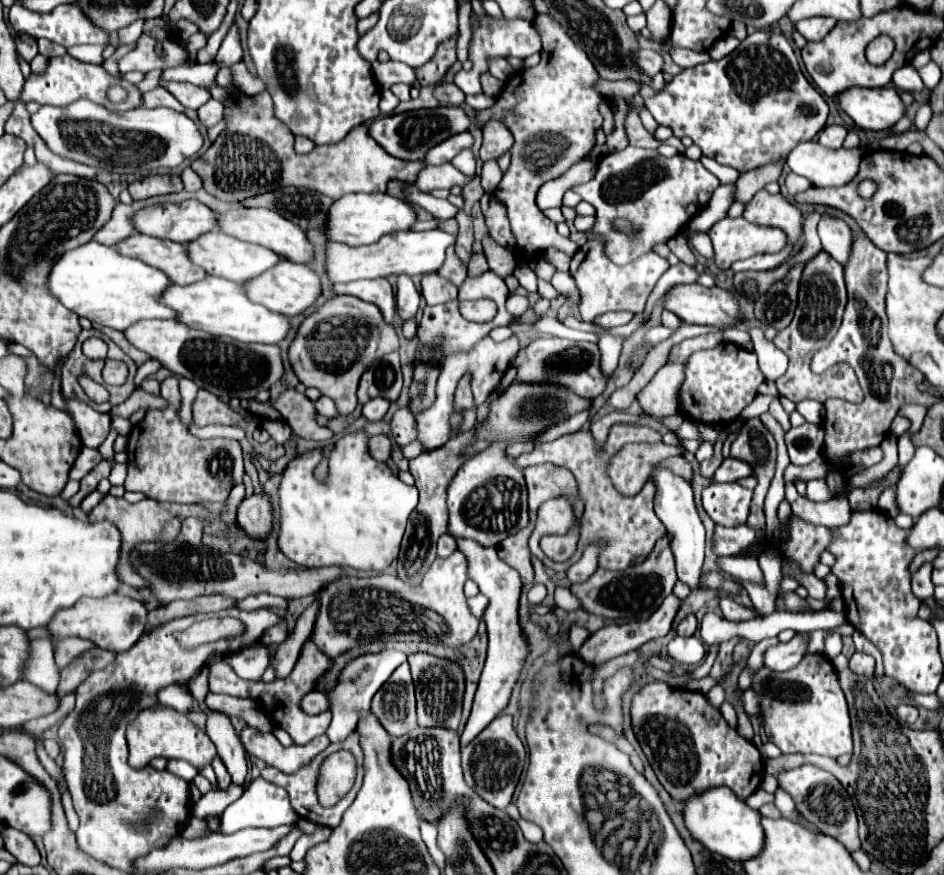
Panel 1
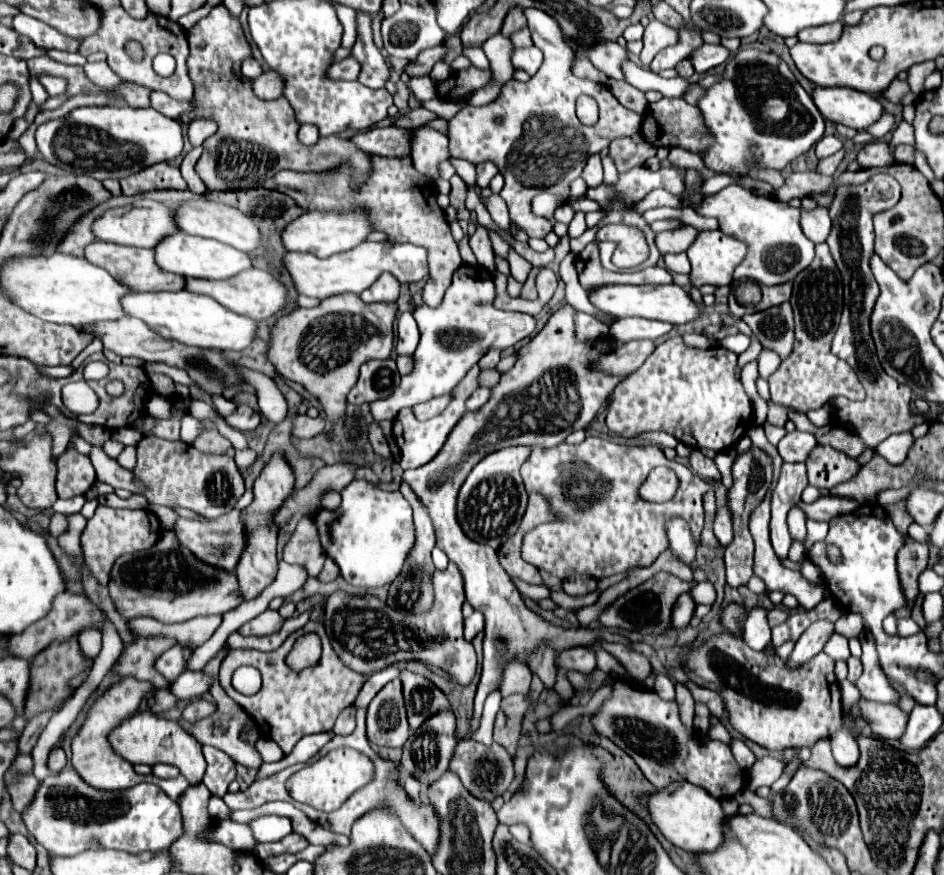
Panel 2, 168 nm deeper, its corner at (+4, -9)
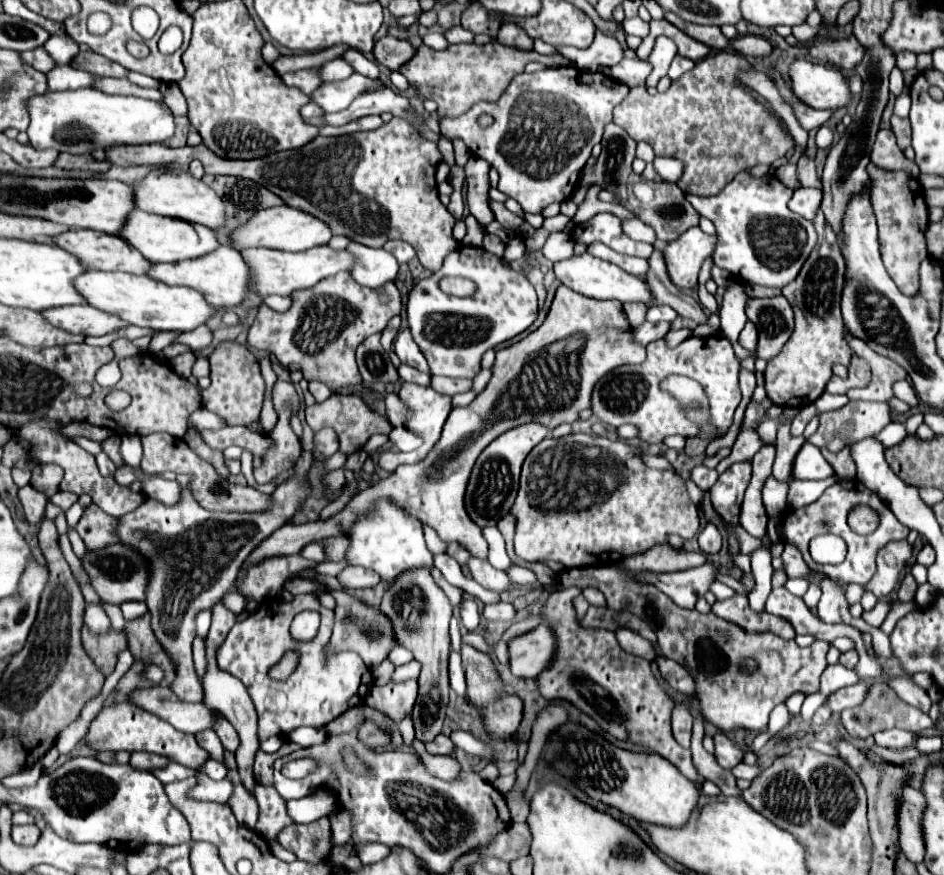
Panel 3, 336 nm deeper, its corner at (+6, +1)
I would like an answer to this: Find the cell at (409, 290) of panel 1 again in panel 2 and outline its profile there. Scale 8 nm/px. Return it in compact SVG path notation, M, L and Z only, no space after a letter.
M407 310L403 314L399 314L397 318L397 352L399 354L411 354L417 348L419 342L419 330L417 330L417 322L413 320L413 312Z

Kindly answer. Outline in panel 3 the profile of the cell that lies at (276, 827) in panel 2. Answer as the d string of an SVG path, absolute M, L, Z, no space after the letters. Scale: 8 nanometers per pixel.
M321 788L305 798L289 800L287 810L289 810L289 816L293 818L293 822L309 824L309 822L315 822L323 816L329 816L337 808L337 804L339 804L337 796L331 790Z

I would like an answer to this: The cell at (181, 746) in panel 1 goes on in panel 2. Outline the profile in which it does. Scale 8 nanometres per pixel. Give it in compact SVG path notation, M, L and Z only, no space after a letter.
M149 710L127 718L119 728L111 732L109 742L113 750L131 764L173 764L181 770L189 784L199 784L203 780L207 763L201 752L201 744L193 740L193 736L189 736L189 732L185 732L177 722L159 718Z

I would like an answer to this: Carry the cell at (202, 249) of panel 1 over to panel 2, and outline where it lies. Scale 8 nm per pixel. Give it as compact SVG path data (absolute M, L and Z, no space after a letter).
M177 232L177 234L161 240L161 244L155 246L155 258L161 268L165 268L167 272L181 274L185 278L225 280L225 278L235 276L237 272L243 272L245 268L253 268L253 260L249 254L239 252L237 248L221 244L217 240L199 238L199 236L191 236L185 232Z

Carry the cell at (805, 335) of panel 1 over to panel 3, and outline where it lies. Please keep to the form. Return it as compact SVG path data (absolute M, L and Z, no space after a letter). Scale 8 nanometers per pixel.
M817 210L813 224L819 234L817 246L803 264L799 276L783 288L783 296L789 300L795 312L795 330L785 342L783 350L771 358L765 368L767 398L783 408L803 408L813 404L823 394L829 378L833 376L831 366L835 362L847 366L851 360L851 348L843 338L843 318L839 310L845 260L839 250L837 234L831 230L831 226L827 226L821 210Z

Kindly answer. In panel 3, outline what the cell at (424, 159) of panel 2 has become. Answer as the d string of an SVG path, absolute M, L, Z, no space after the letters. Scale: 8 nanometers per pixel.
M383 86L383 90L367 90L367 94L361 94L359 98L355 98L355 102L351 102L351 106L339 114L325 114L323 122L327 126L343 126L351 120L357 120L369 114L391 112L393 116L401 116L413 124L413 120L405 112L407 108L411 108L407 98L403 98L399 92L393 92L389 86Z

